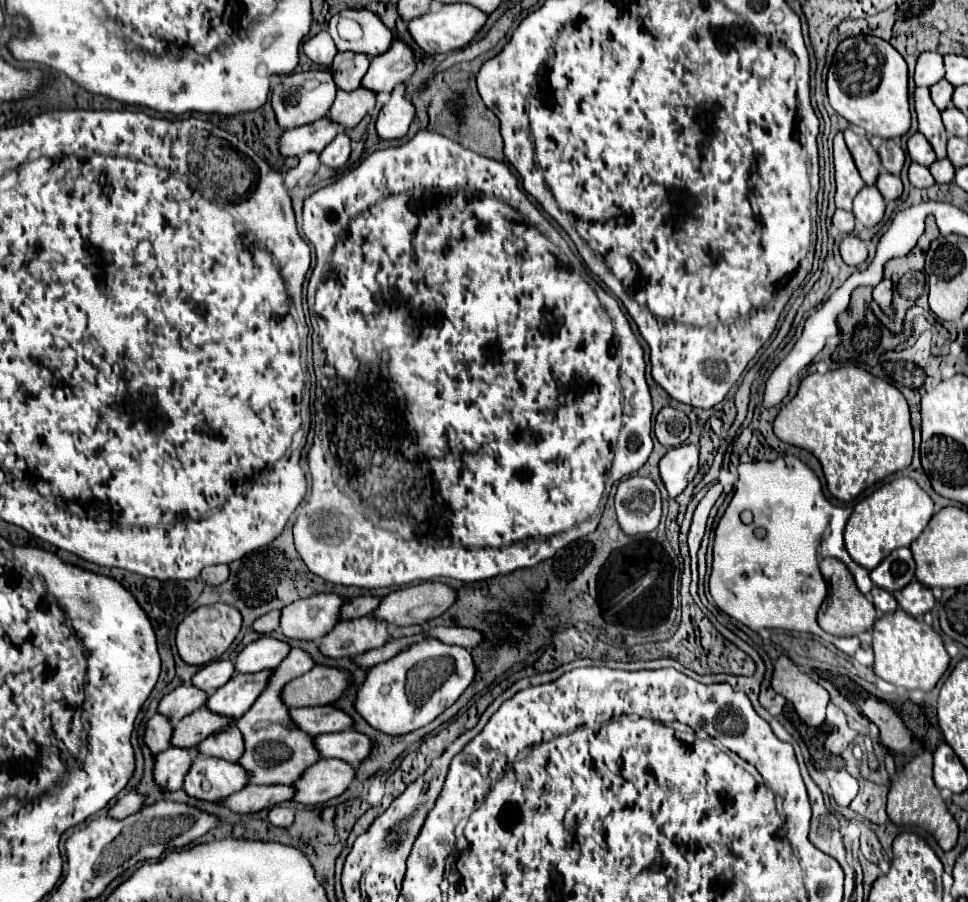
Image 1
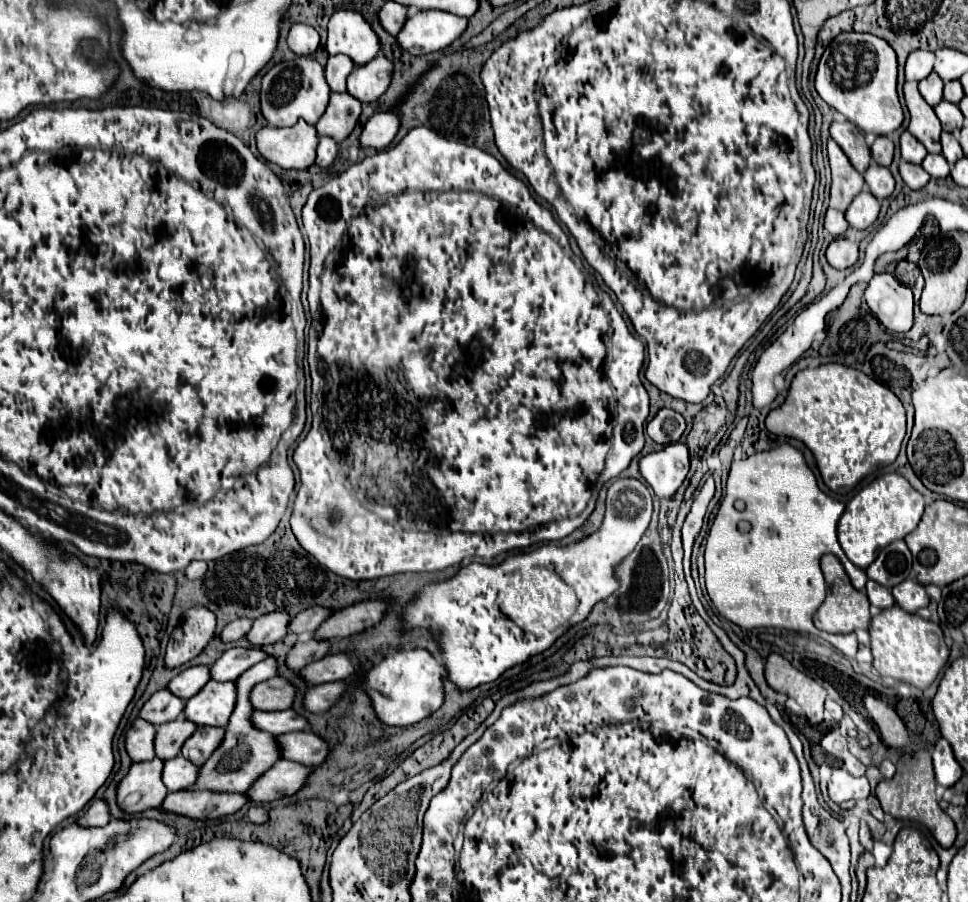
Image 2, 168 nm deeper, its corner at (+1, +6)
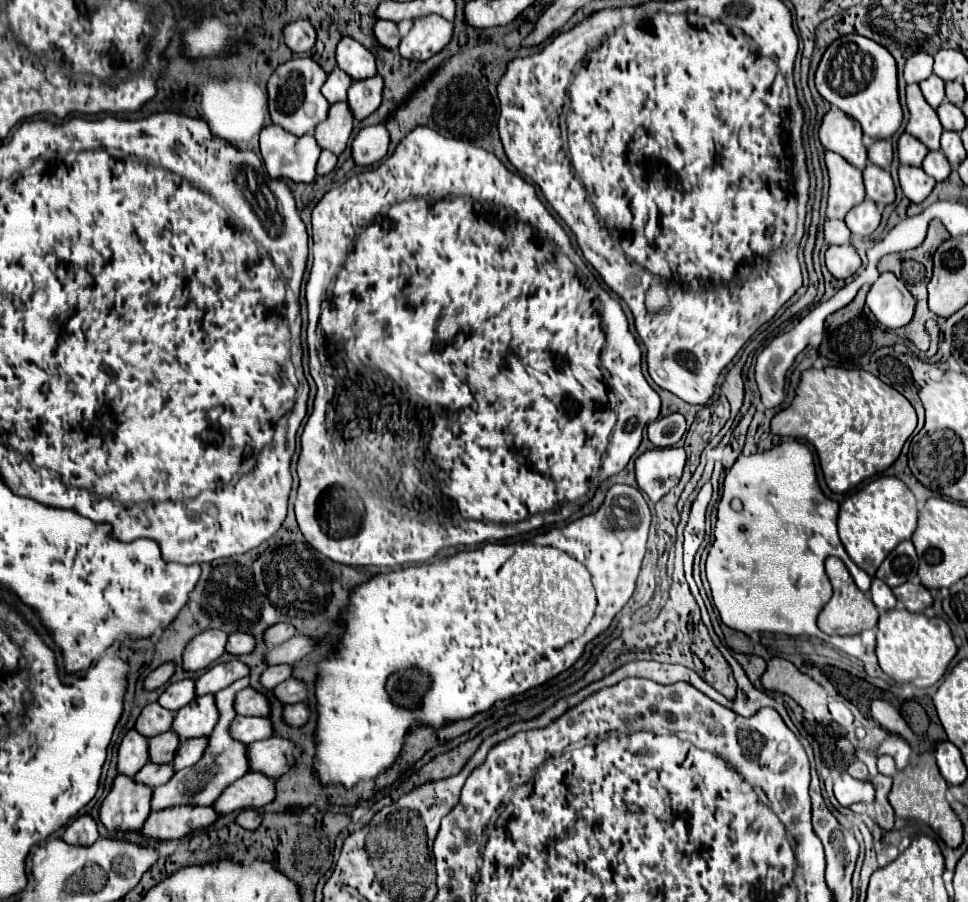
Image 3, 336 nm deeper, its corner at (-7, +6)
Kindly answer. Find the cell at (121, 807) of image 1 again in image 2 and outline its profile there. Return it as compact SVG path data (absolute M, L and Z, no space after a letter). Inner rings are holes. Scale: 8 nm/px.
M93 799L93 801L91 801L91 807L87 809L87 813L85 813L77 823L85 825L85 827L89 827L89 825L103 827L109 819L111 819L109 803L107 803L105 799Z

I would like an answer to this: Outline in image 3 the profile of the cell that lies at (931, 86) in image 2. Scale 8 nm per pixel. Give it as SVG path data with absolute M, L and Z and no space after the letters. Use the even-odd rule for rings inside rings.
M931 75L929 79L921 81L919 87L921 87L923 97L927 99L927 103L929 103L933 109L937 109L937 107L941 105L941 101L945 99L945 83L943 83L937 75Z

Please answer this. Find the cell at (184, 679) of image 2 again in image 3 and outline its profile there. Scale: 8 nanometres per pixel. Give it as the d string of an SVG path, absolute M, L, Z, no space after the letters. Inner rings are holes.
M183 679L183 681L169 685L161 693L157 703L161 707L169 709L171 713L177 713L183 705L189 705L189 701L193 701L193 699L195 699L195 683L193 683L193 679Z

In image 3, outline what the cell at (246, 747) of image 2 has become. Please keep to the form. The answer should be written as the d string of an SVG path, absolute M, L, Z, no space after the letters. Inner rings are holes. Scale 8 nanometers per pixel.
M243 677L239 681L235 681L233 685L229 685L227 689L223 689L221 693L215 693L215 701L217 701L217 711L219 711L219 721L213 729L213 733L209 733L209 745L205 747L205 753L201 757L201 761L197 761L197 765L191 765L189 769L181 769L177 771L165 785L159 785L153 789L153 801L151 801L151 811L157 809L169 809L169 807L179 807L179 805L197 805L197 807L209 807L227 785L235 783L239 777L243 777L249 771L249 763L247 763L247 755L245 755L245 745L241 745L239 741L233 741L229 737L229 723L235 719L235 709L233 709L233 699L235 695L245 689L249 685L249 679Z

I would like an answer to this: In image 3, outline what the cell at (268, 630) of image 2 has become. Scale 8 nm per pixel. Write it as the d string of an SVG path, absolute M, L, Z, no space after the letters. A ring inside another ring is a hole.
M233 633L233 635L229 635L229 641L225 645L225 651L231 653L231 655L245 655L245 653L251 653L253 647L255 647L253 635Z

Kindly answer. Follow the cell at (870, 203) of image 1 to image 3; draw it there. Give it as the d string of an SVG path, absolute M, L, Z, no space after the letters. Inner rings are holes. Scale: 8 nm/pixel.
M869 199L853 207L845 217L845 225L849 227L849 231L861 237L869 237L879 227L879 221L881 221L881 211Z

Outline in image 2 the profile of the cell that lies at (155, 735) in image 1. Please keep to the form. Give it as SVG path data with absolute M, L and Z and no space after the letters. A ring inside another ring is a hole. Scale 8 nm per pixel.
M135 719L133 727L127 733L125 745L127 745L127 753L129 757L137 763L137 761L149 761L155 757L153 753L153 737L155 737L157 729L153 723L145 721L145 719Z

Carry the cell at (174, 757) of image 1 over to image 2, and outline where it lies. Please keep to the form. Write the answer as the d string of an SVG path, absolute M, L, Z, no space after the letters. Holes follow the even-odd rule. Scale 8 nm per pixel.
M159 757L153 761L133 763L125 779L119 783L117 801L129 813L143 813L149 807L157 807L169 795L161 781L163 763Z

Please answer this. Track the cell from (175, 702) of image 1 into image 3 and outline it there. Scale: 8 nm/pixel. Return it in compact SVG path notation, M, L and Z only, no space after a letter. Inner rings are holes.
M149 703L141 711L141 715L135 723L135 729L137 729L137 733L141 733L143 737L149 739L149 737L155 737L159 733L169 731L171 723L173 723L173 713L171 711L163 709L159 703Z

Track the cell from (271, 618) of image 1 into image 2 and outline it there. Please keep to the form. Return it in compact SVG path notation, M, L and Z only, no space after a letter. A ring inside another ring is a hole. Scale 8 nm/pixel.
M249 617L235 619L235 621L231 621L231 623L223 629L221 639L223 639L223 641L237 641L237 639L245 637L245 633L247 633L251 627L253 627L253 619L249 619Z

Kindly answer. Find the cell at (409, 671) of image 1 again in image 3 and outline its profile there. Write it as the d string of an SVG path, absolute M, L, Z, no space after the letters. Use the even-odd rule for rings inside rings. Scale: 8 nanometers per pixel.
M295 703L295 705L285 705L283 709L283 721L289 727L303 727L307 723L307 705L305 703Z

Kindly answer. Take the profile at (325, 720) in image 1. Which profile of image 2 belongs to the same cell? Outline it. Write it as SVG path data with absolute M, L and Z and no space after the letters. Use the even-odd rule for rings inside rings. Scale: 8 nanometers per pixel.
M285 709L285 711L255 711L251 717L253 725L257 729L269 731L273 735L285 735L291 731L309 731L311 725L309 721L295 713L293 709Z

